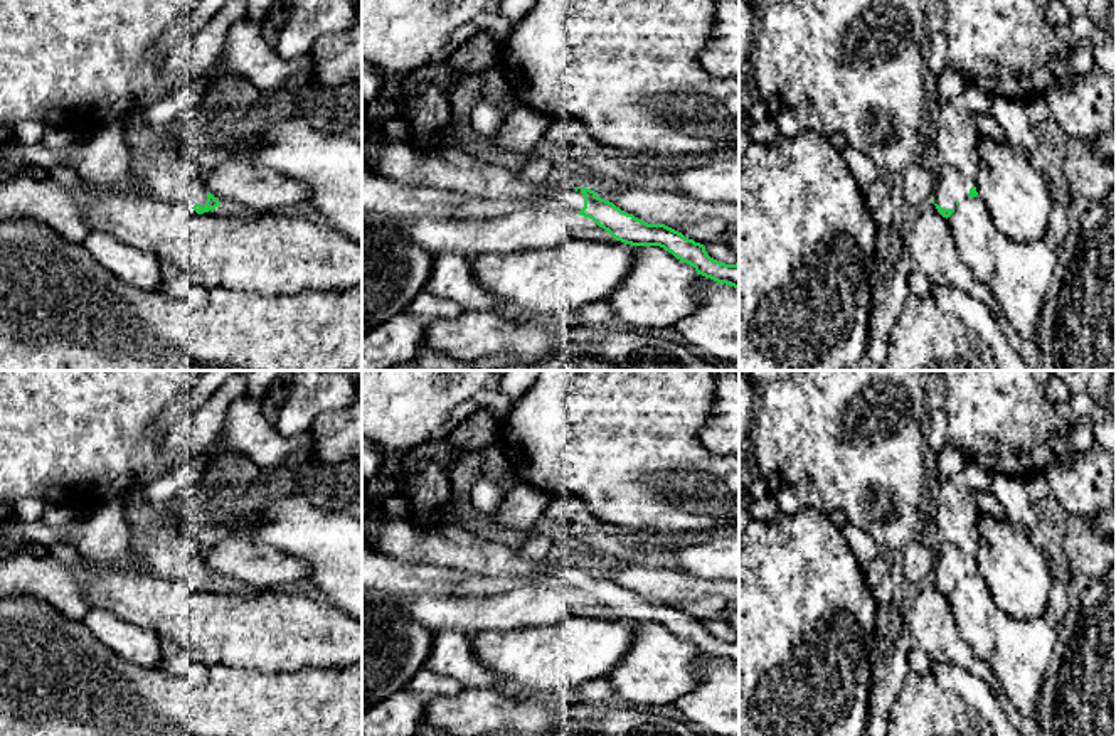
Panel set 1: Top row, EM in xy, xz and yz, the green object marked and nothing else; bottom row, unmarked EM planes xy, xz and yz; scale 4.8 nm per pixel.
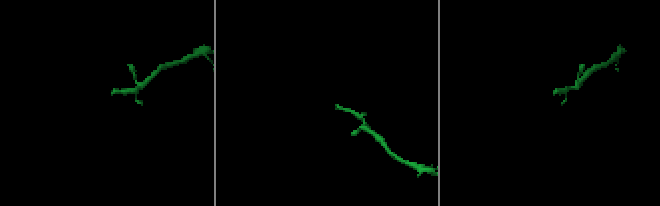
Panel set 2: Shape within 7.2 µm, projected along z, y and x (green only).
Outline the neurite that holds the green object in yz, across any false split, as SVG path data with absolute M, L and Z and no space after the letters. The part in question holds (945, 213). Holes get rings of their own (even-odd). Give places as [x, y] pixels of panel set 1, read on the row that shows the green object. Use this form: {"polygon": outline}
{"polygon": "M936 167L936 189L933 204L943 217L949 217L954 207L968 197L976 197L976 173L953 167Z"}

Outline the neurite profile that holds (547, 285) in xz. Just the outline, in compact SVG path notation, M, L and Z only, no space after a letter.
M569 239L550 249L483 254L471 261L471 275L481 288L503 301L510 313L537 322L555 323L569 320L577 308L587 303L606 301L626 278L630 268L635 264L635 258L635 246L621 241Z

